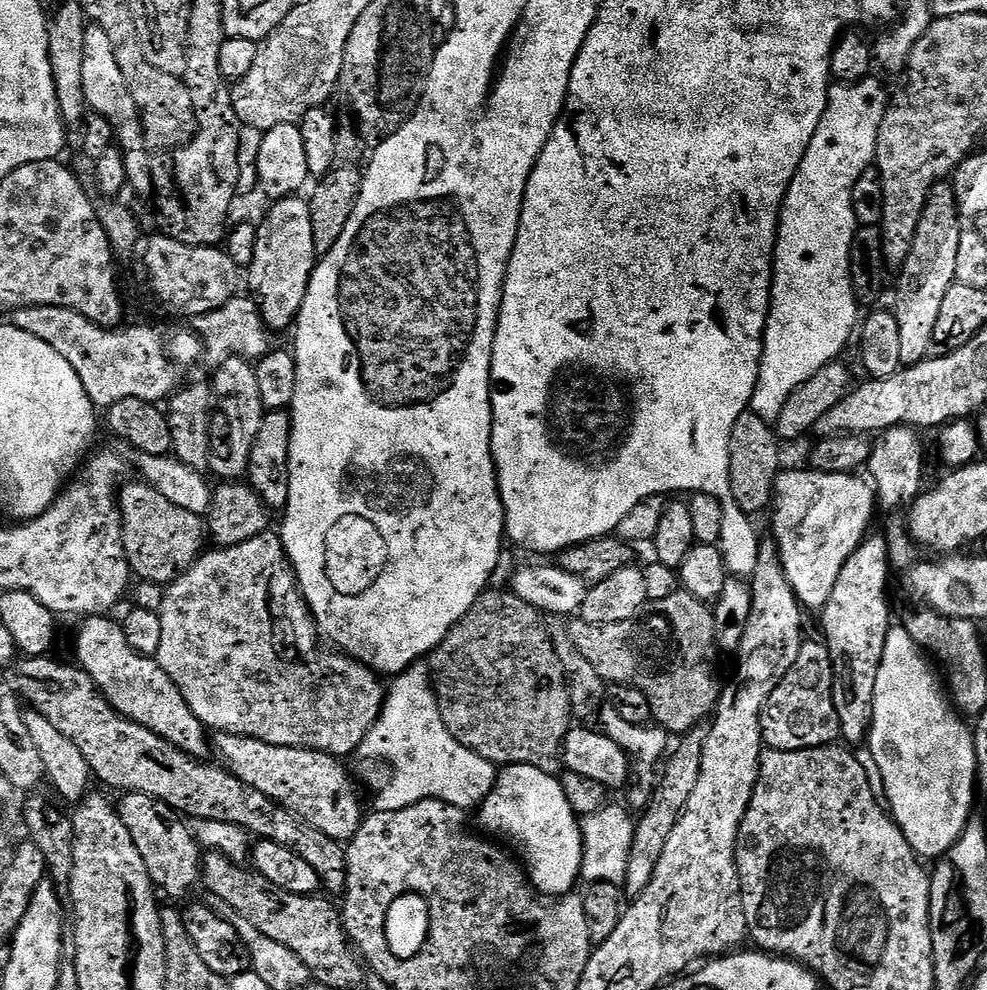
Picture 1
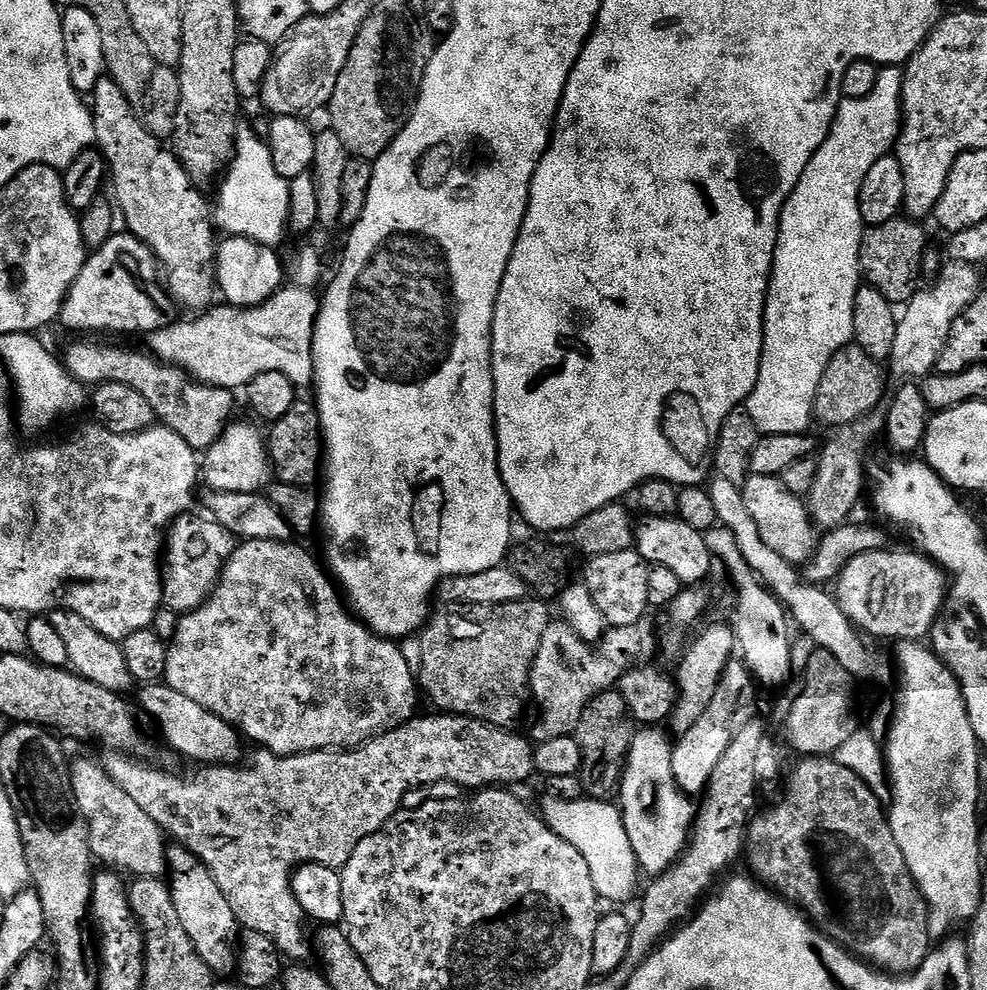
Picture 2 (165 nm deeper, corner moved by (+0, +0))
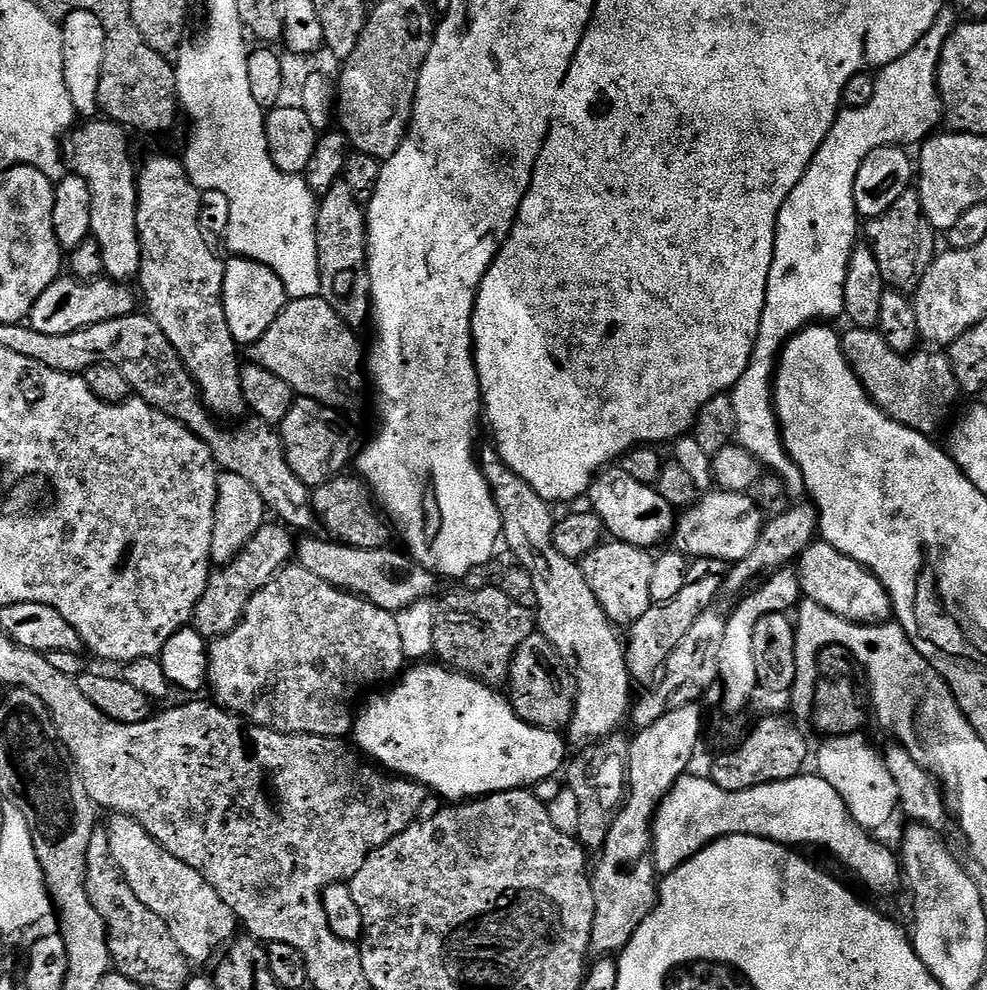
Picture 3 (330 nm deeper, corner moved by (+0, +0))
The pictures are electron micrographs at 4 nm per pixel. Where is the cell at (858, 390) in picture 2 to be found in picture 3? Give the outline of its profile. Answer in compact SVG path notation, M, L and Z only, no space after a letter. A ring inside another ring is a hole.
M855 326L849 327L849 332L846 331L840 337L840 344L844 347L844 353L846 354L848 361L850 362L852 369L854 370L856 377L862 382L864 389L866 390L868 397L882 409L888 417L894 422L898 422L902 426L906 426L910 430L915 432L921 432L922 435L929 438L935 437L936 431L947 422L952 416L952 411L956 408L956 399L962 396L958 382L954 378L954 370L952 369L952 364L948 361L947 355L940 350L924 350L928 352L923 352L923 350L917 350L909 355L904 355L902 353L896 353L890 345L886 342L886 338L882 338L882 334L876 328L857 328Z

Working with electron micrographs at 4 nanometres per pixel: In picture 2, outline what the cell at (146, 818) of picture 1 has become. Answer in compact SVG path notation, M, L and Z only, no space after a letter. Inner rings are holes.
M173 843L168 848L168 872L173 875L167 885L174 898L174 910L178 910L182 930L190 934L194 950L198 950L202 962L210 966L213 974L235 973L238 968L238 933L241 926L236 921L234 910L230 910L230 902L226 902L226 894L222 894L222 886L218 886L212 871L181 844Z

